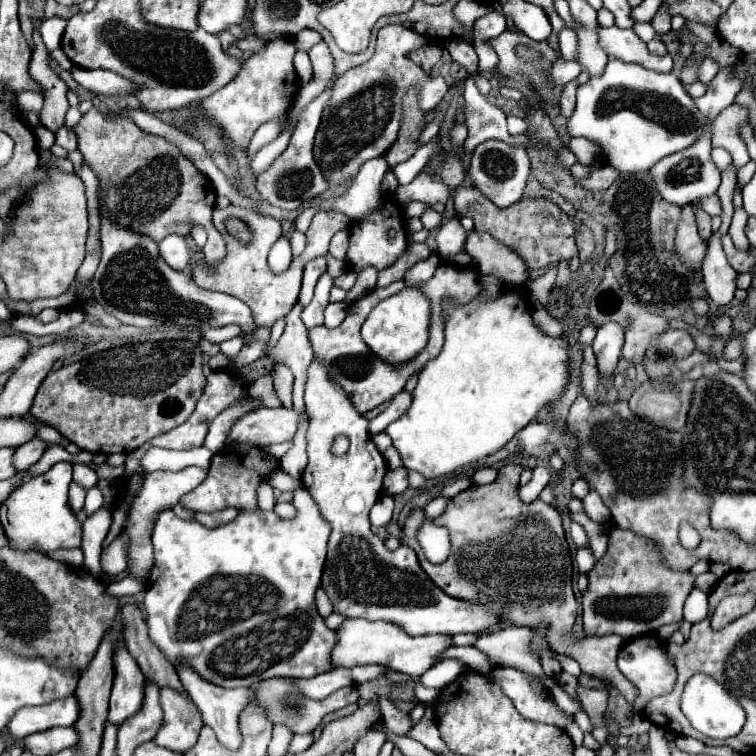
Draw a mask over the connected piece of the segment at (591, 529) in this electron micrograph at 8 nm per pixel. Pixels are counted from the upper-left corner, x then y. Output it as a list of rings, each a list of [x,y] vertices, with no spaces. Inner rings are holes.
[[[574,514],[572,520],[578,522],[578,524],[582,524],[582,528],[584,528],[586,534],[588,534],[588,540],[590,540],[590,550],[592,550],[594,558],[600,560],[602,554],[606,552],[606,546],[608,546],[608,536],[606,536],[606,532],[604,532],[604,526],[592,522],[586,514]]]

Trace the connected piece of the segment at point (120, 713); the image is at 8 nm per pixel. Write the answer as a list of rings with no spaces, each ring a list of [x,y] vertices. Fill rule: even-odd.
[[[122,644],[114,646],[112,660],[114,660],[114,686],[110,696],[108,722],[122,724],[128,716],[136,714],[142,706],[144,674]]]

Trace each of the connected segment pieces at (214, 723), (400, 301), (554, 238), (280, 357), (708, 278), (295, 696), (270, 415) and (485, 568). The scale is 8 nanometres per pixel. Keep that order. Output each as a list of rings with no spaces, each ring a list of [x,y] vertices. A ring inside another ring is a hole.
[[[178,662],[176,670],[178,670],[180,682],[186,688],[188,696],[194,700],[194,704],[202,712],[204,724],[208,724],[216,732],[218,740],[226,748],[238,750],[240,742],[242,742],[242,736],[240,736],[240,730],[238,730],[238,714],[242,712],[242,708],[246,708],[246,704],[250,702],[250,698],[254,698],[254,688],[228,688],[226,690],[226,688],[214,686],[212,682],[206,682],[202,676],[198,676],[198,672],[192,666],[186,666],[186,662]]]
[[[432,254],[430,258],[416,262],[404,274],[406,288],[402,292],[398,292],[396,296],[390,296],[390,298],[382,300],[370,312],[366,322],[362,324],[362,340],[380,360],[384,360],[388,364],[394,364],[394,366],[400,366],[400,364],[406,364],[412,358],[416,358],[426,348],[428,326],[430,326],[430,300],[426,298],[426,294],[422,294],[420,284],[424,284],[426,280],[432,278],[438,264],[440,264],[438,254]]]
[[[468,186],[454,194],[454,210],[458,216],[470,216],[474,220],[474,230],[488,232],[494,240],[516,252],[528,270],[540,270],[548,264],[568,262],[570,272],[578,268],[578,248],[574,242],[574,222],[550,200],[534,198],[520,200],[508,208],[496,208],[480,190]]]
[[[296,304],[286,316],[286,330],[280,336],[278,344],[268,352],[268,356],[276,364],[284,364],[294,374],[294,408],[298,412],[304,410],[304,382],[306,382],[306,366],[312,362],[312,348],[308,342],[308,330],[300,320],[302,306]]]
[[[716,232],[708,240],[708,252],[702,262],[702,274],[706,292],[716,306],[728,306],[734,302],[738,274],[728,266],[720,244],[720,234]]]
[[[270,678],[270,680],[266,680],[266,682],[258,682],[256,702],[260,702],[260,704],[266,708],[268,716],[270,716],[270,720],[272,720],[274,724],[280,722],[280,724],[286,724],[294,734],[306,734],[306,732],[314,732],[314,728],[320,724],[320,720],[322,720],[326,714],[348,706],[348,704],[352,702],[352,698],[354,698],[354,692],[356,692],[354,686],[346,686],[346,688],[336,690],[336,692],[330,694],[328,698],[324,698],[324,700],[320,700],[320,702],[314,702],[314,700],[308,700],[308,698],[304,698],[302,694],[298,694],[298,692],[292,688],[292,684],[290,684],[288,678]]]
[[[262,408],[244,414],[232,426],[226,444],[270,446],[290,442],[300,414],[294,408]]]
[[[504,464],[492,484],[474,484],[448,500],[444,514],[434,520],[436,526],[450,530],[452,546],[446,562],[428,562],[418,544],[416,534],[424,514],[412,512],[408,516],[402,542],[416,550],[422,570],[452,598],[490,604],[504,624],[528,628],[544,624],[546,640],[554,652],[574,658],[580,664],[582,674],[594,674],[594,678],[602,678],[602,682],[616,688],[628,700],[632,714],[636,714],[634,702],[638,698],[638,688],[626,680],[616,666],[622,638],[612,634],[580,639],[572,632],[578,606],[572,592],[572,558],[564,538],[562,518],[554,506],[544,504],[542,500],[526,504],[518,498],[518,478],[524,470],[526,466],[522,464]]]

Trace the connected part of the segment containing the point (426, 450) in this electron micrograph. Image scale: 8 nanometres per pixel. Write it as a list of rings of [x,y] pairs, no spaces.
[[[504,290],[502,296],[498,300],[492,300],[492,302],[480,302],[478,298],[472,300],[470,304],[464,304],[464,306],[452,306],[450,302],[446,302],[446,314],[448,314],[448,320],[446,320],[446,342],[444,342],[444,348],[442,352],[430,360],[422,370],[420,370],[420,378],[418,378],[418,384],[412,392],[414,400],[412,400],[412,406],[408,408],[408,412],[404,416],[400,416],[396,422],[392,422],[384,432],[392,438],[392,444],[396,446],[396,450],[400,452],[402,456],[402,464],[404,468],[410,468],[410,470],[416,470],[420,472],[424,478],[434,478],[434,476],[444,476],[444,474],[452,474],[456,468],[464,466],[464,464],[470,464],[470,462],[476,462],[496,450],[500,450],[518,430],[522,430],[534,416],[536,412],[542,408],[542,406],[548,406],[552,400],[558,400],[564,392],[564,386],[568,384],[568,344],[566,340],[562,338],[550,338],[550,336],[544,336],[534,324],[532,324],[532,318],[530,318],[530,308],[528,308],[528,300],[526,300],[526,292],[524,290]]]

